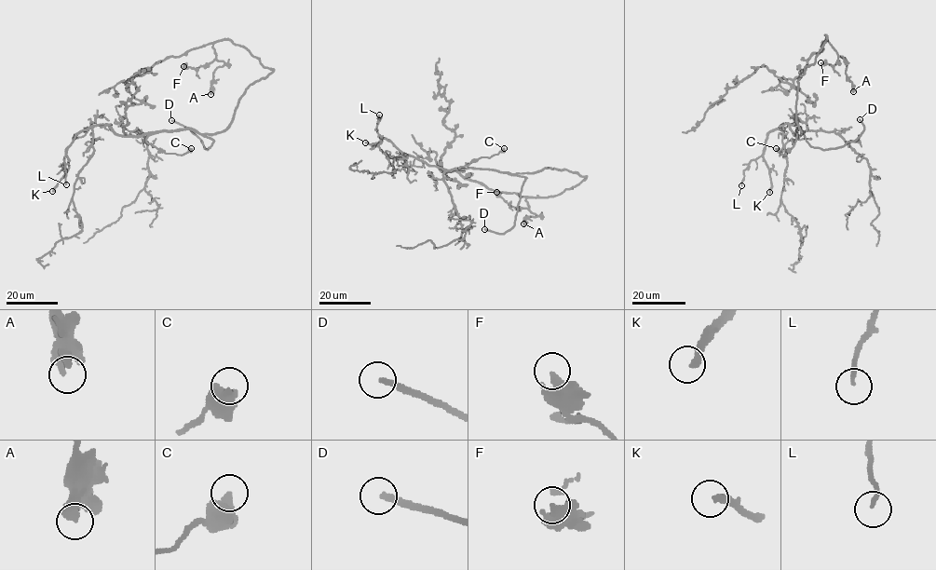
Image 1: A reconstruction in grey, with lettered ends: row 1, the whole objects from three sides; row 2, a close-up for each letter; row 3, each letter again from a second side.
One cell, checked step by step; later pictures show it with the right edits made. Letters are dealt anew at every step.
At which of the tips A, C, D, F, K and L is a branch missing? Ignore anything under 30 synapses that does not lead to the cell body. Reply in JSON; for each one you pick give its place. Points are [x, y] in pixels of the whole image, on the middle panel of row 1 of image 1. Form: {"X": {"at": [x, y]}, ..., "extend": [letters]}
{"D": {"at": [484, 229]}, "K": {"at": [365, 142]}, "extend": ["D", "K"]}

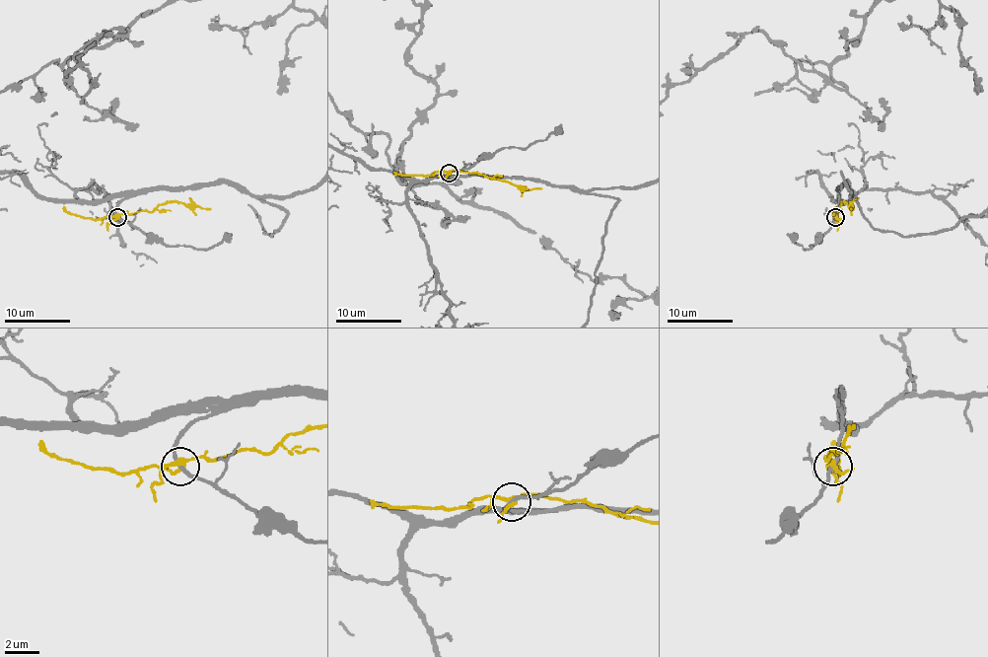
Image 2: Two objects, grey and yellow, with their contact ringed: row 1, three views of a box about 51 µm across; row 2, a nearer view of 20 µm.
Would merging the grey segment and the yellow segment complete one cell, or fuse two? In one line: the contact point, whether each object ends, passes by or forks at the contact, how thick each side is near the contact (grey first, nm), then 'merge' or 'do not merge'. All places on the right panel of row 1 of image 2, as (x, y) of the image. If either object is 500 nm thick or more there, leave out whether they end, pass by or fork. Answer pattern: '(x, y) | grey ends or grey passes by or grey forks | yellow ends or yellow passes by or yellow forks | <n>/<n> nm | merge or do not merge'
(835, 217) | grey passes by | yellow forks | 190/240 nm | do not merge

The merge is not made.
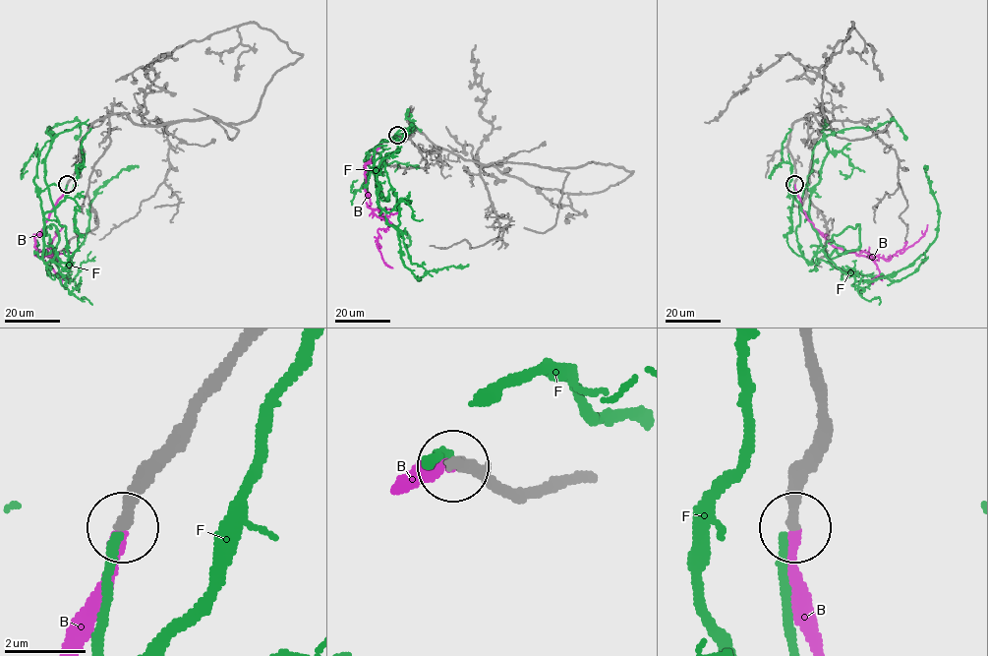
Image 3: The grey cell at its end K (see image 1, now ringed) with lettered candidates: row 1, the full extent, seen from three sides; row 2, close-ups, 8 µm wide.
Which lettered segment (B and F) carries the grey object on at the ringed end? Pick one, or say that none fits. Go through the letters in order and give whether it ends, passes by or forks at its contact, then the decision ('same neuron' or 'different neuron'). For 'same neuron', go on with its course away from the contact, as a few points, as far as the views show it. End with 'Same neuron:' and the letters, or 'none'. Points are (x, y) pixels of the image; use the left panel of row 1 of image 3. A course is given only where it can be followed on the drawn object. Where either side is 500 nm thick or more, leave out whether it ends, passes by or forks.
B: it ends | same neuron | via (67, 184), (34, 237), (34, 255), (53, 255), (58, 261), (47, 256), (47, 249), (62, 224)
F: it ends | different neuron
Same neuron: B

